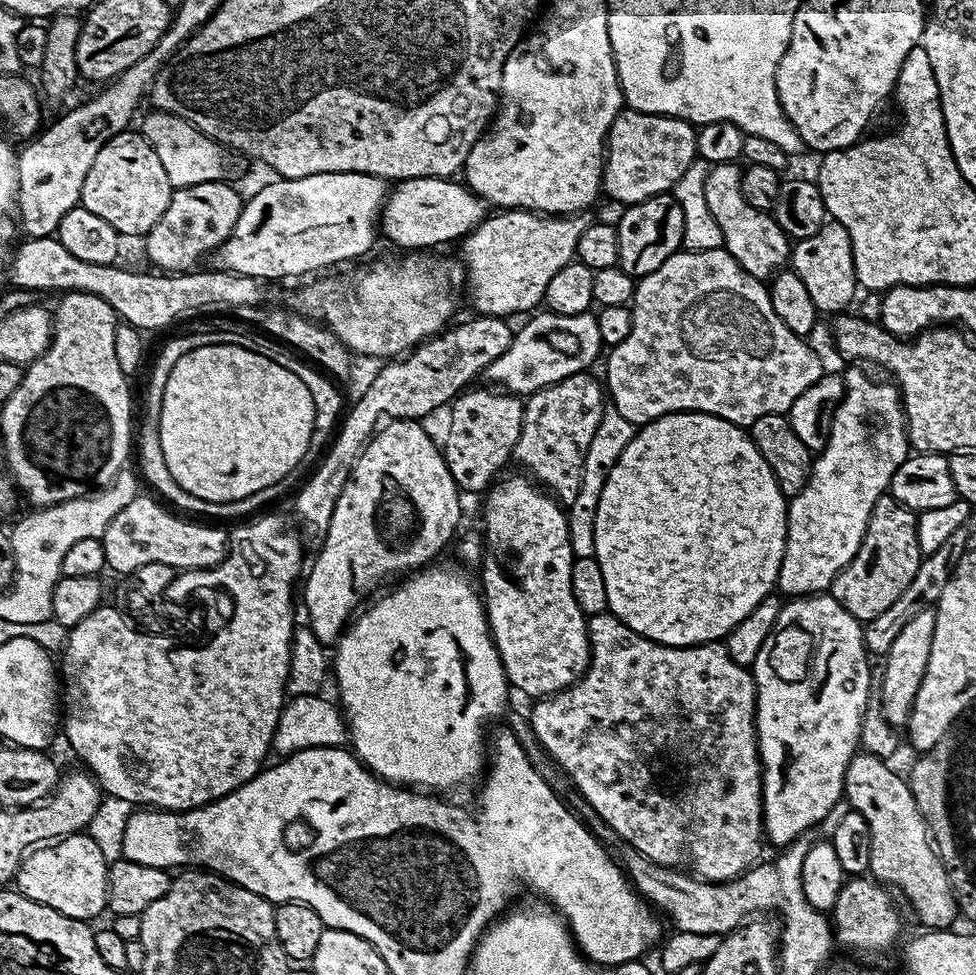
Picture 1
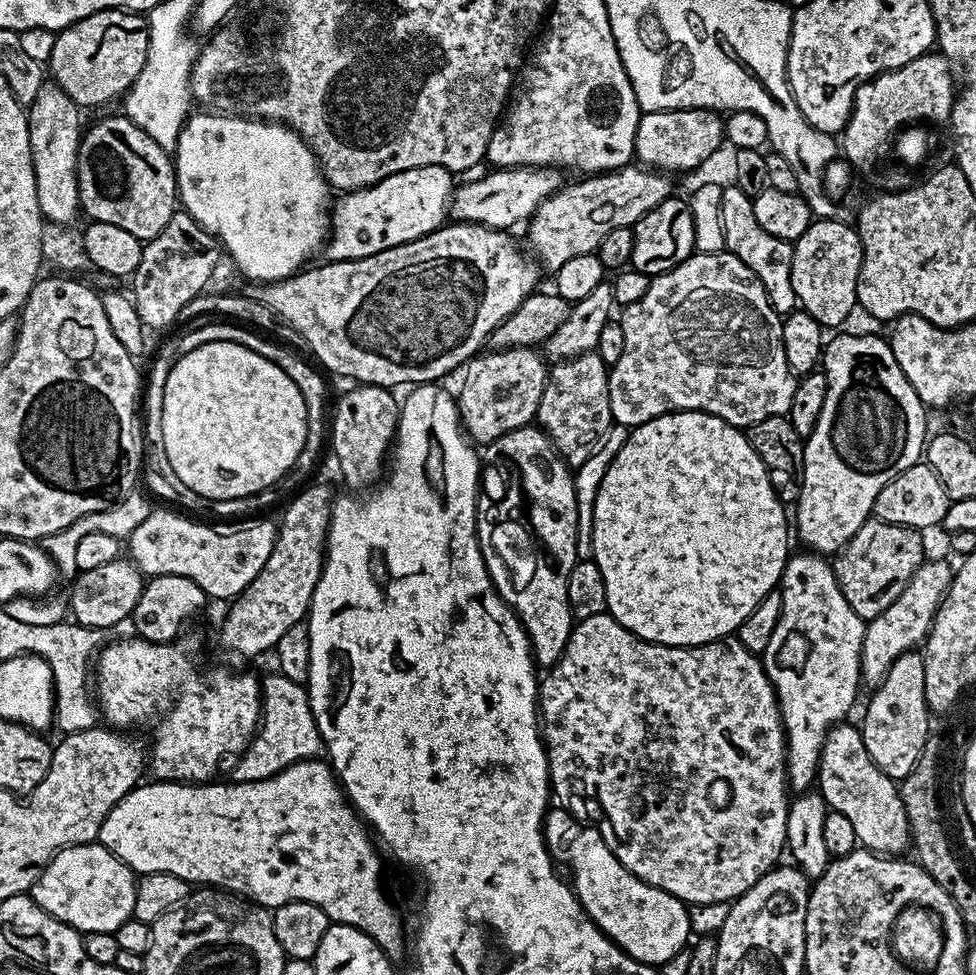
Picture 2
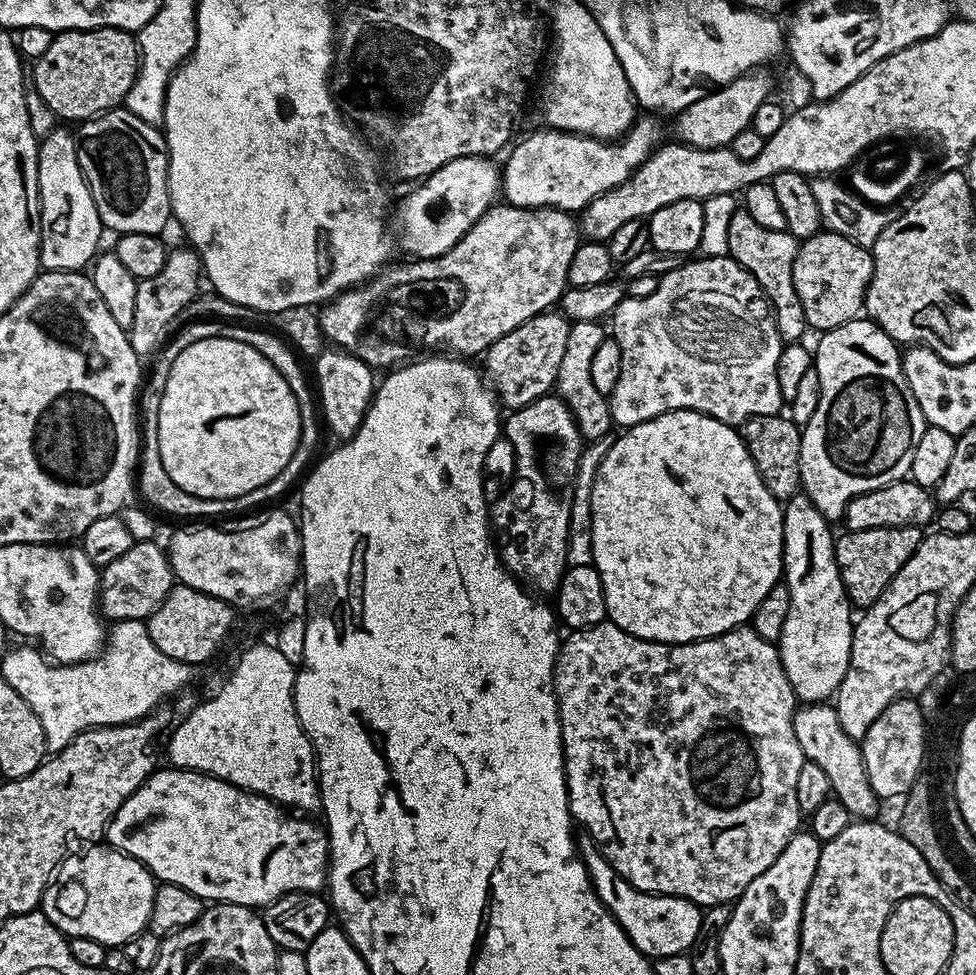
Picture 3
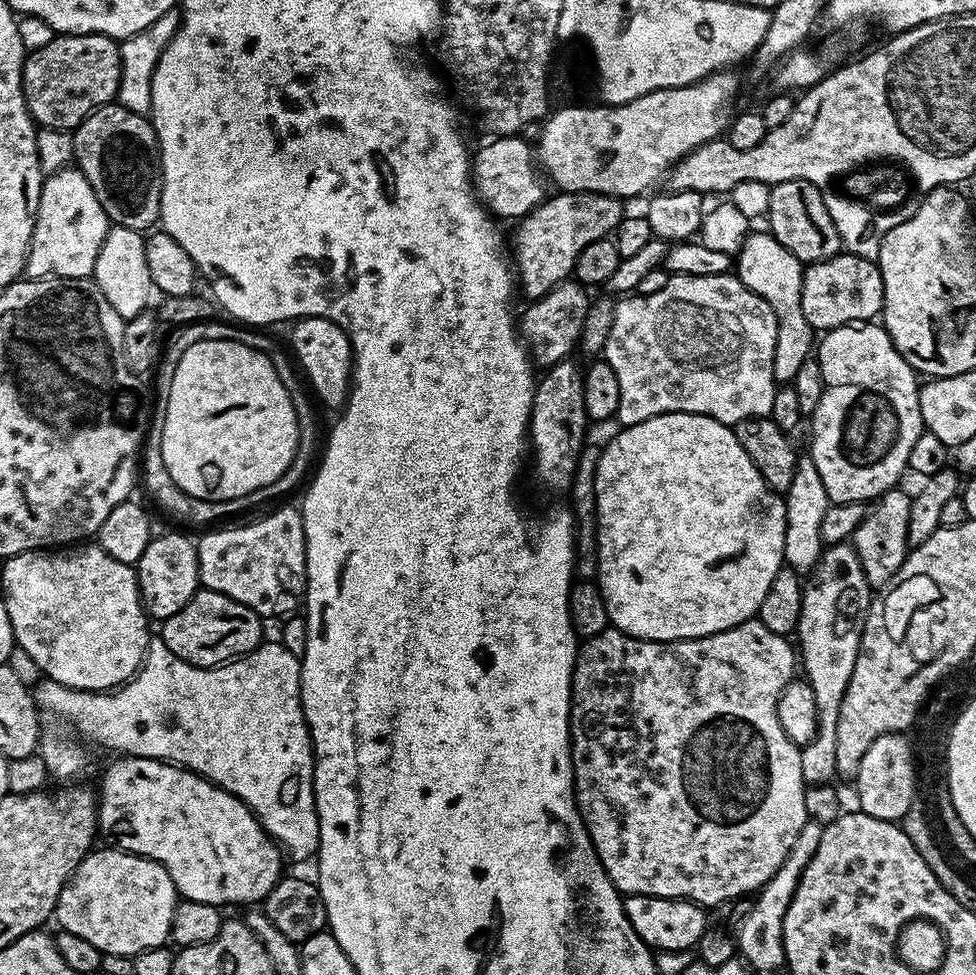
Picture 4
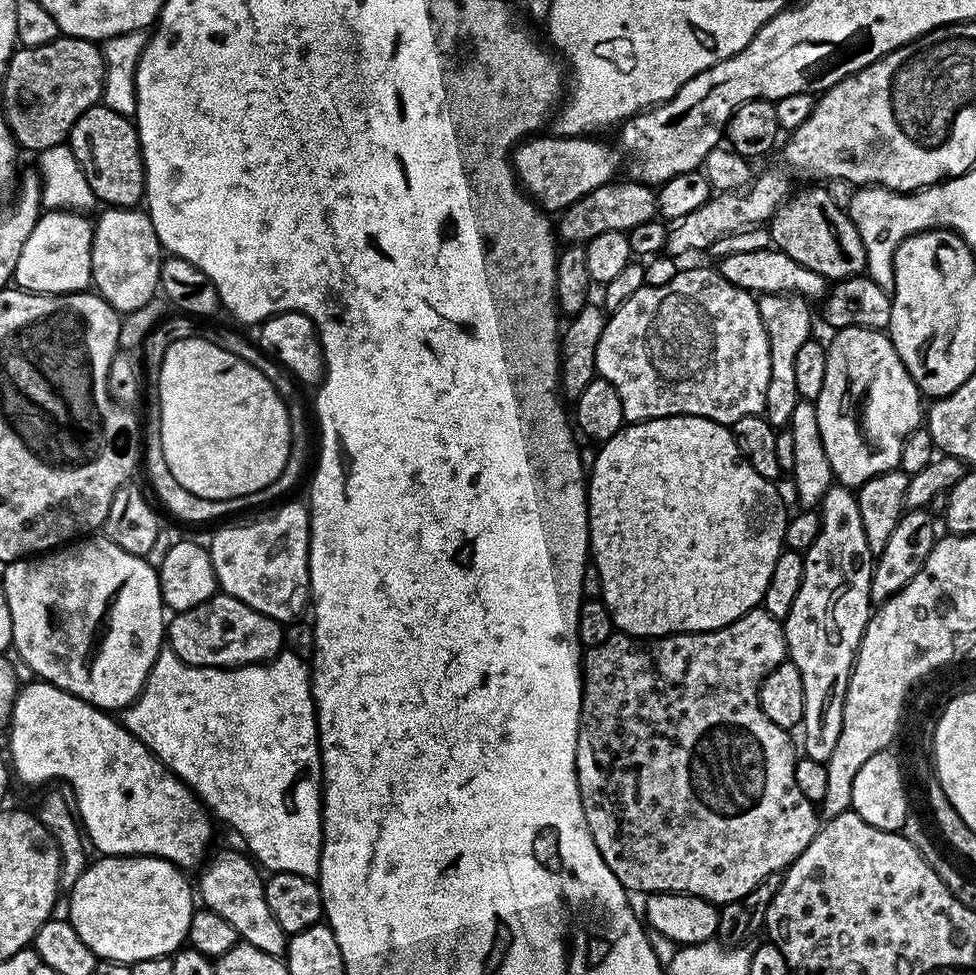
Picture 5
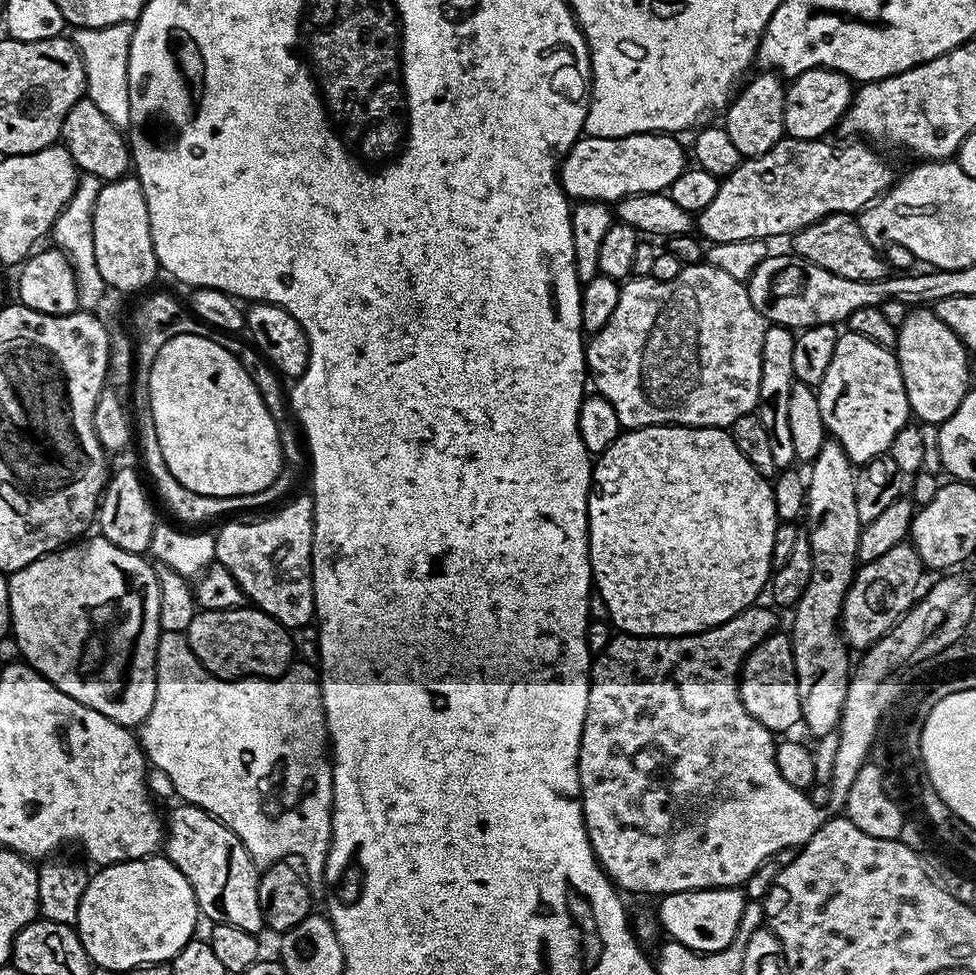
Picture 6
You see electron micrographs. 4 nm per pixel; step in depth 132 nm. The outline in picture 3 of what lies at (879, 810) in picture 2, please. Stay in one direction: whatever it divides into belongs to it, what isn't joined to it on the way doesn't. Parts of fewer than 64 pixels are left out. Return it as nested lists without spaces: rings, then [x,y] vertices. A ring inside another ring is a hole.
[[[812,702],[807,706],[797,707],[794,722],[794,734],[804,751],[804,759],[822,766],[826,778],[830,778],[832,796],[854,818],[872,818],[877,814],[876,804],[878,798],[868,781],[864,759],[860,753],[860,744],[852,740],[842,730],[842,722],[838,722],[838,714],[835,707],[828,702]]]

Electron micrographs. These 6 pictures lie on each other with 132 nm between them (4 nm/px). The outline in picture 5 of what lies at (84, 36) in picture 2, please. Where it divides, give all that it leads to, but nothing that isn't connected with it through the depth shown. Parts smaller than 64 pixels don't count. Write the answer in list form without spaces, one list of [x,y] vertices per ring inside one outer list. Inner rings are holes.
[[[63,34],[57,36],[54,42],[46,42],[46,46],[17,47],[10,58],[8,69],[2,78],[2,84],[4,84],[4,108],[2,108],[2,114],[8,120],[8,128],[12,131],[12,137],[16,139],[16,143],[21,149],[29,148],[32,154],[37,154],[48,147],[65,143],[69,139],[74,122],[78,122],[78,118],[82,118],[82,114],[86,114],[86,110],[90,110],[96,104],[101,103],[102,97],[100,95],[105,95],[106,92],[104,87],[104,53],[99,43]]]

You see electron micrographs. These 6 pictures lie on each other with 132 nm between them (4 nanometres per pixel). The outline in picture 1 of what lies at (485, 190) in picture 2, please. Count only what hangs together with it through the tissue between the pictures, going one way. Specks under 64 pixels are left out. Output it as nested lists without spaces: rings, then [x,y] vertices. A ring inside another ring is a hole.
[[[431,176],[402,180],[387,193],[378,221],[379,231],[400,250],[432,250],[435,244],[448,244],[466,236],[486,215],[480,197],[452,178]]]

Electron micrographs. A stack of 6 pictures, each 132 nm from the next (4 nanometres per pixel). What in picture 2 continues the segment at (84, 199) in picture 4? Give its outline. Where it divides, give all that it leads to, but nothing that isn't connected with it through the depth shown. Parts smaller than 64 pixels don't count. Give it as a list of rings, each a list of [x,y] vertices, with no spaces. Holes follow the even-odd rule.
[[[46,82],[38,90],[38,98],[27,105],[30,154],[36,179],[40,215],[45,221],[68,224],[81,215],[80,187],[76,181],[76,159],[80,149],[80,116],[82,109],[54,82]]]

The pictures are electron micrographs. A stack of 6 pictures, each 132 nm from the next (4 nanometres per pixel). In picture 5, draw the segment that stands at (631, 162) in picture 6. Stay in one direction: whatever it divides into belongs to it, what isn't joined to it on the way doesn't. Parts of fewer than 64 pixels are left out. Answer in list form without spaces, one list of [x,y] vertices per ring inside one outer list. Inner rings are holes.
[[[536,134],[516,145],[510,159],[516,173],[516,179],[523,191],[545,213],[563,213],[580,198],[586,198],[590,190],[598,186],[613,183],[617,179],[616,171],[621,171],[622,156],[600,138],[584,136],[558,136],[555,134]]]

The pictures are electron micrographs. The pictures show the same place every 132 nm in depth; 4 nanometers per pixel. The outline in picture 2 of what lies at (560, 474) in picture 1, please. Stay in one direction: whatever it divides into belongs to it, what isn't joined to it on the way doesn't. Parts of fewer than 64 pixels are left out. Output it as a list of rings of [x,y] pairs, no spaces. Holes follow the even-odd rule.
[[[596,351],[584,352],[580,356],[551,365],[542,398],[538,402],[535,423],[544,429],[559,459],[569,469],[580,468],[582,462],[586,462],[586,458],[596,452],[614,423],[610,410],[608,369],[609,365],[602,362]]]

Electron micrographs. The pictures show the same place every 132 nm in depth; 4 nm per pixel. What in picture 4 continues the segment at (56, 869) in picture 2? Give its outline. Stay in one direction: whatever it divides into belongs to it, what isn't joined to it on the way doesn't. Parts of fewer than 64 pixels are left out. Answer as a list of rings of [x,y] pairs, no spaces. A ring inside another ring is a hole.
[[[104,846],[104,849],[93,850],[84,857],[84,860],[72,871],[72,877],[64,884],[62,894],[56,903],[56,911],[54,913],[55,923],[60,923],[59,927],[70,934],[78,934],[78,938],[86,938],[86,942],[98,946],[98,950],[103,954],[122,954],[123,956],[137,956],[142,950],[147,948],[162,948],[169,943],[172,934],[172,919],[174,918],[174,910],[178,903],[178,893],[174,882],[170,878],[170,874],[158,862],[148,860],[145,856],[136,856],[133,852],[121,852],[115,846]]]

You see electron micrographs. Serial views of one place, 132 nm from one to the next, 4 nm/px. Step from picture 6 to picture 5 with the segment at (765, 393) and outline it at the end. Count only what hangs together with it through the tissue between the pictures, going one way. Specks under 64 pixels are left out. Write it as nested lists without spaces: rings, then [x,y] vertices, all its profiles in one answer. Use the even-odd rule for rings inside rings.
[[[791,294],[761,295],[756,305],[762,314],[762,326],[766,326],[766,338],[770,342],[770,382],[766,386],[766,402],[763,415],[773,428],[780,430],[791,425],[794,406],[798,403],[798,385],[794,379],[794,361],[798,349],[813,339],[812,312],[809,301]]]

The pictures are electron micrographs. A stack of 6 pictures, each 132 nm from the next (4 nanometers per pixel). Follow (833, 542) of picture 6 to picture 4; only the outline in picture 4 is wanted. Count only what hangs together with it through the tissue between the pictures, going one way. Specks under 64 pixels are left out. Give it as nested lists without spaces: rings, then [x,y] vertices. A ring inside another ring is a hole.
[[[851,543],[827,545],[804,585],[798,629],[798,656],[802,661],[802,672],[804,668],[803,675],[814,690],[816,707],[816,736],[800,748],[805,785],[832,784],[837,779],[838,710],[842,710],[842,698],[846,686],[850,686],[850,674],[854,674],[860,635],[864,633],[864,620],[873,599],[873,589],[862,574],[860,559]]]

